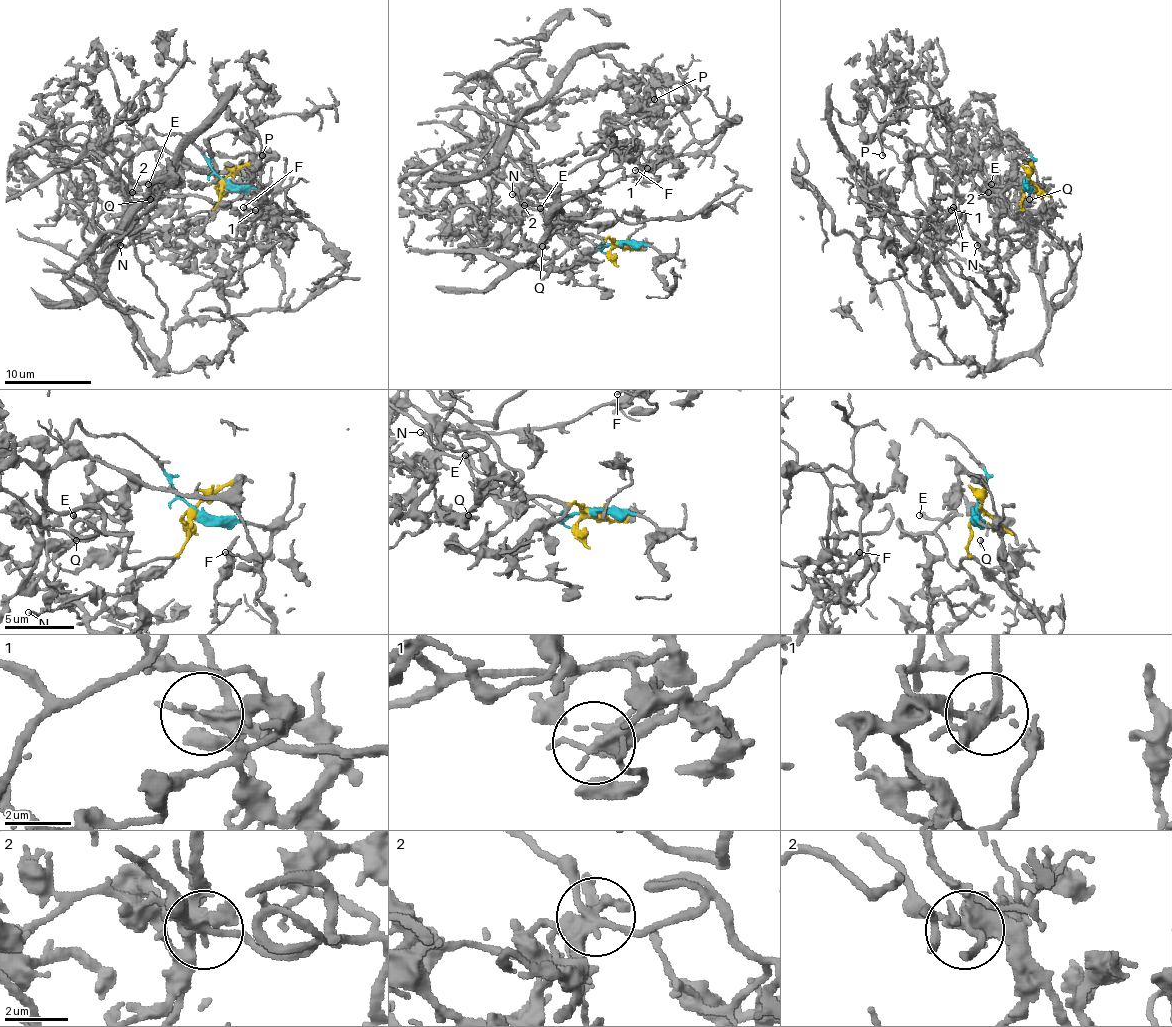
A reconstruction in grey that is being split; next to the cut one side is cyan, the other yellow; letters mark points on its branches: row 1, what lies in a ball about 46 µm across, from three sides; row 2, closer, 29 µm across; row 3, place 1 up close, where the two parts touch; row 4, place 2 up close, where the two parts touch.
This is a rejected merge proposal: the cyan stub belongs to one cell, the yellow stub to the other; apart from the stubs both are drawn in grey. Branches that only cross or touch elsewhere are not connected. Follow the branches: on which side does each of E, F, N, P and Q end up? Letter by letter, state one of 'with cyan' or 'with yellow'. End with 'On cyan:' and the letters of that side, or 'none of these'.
E: with yellow
F: with cyan
N: with yellow
P: with yellow
Q: with yellow
On cyan: F

